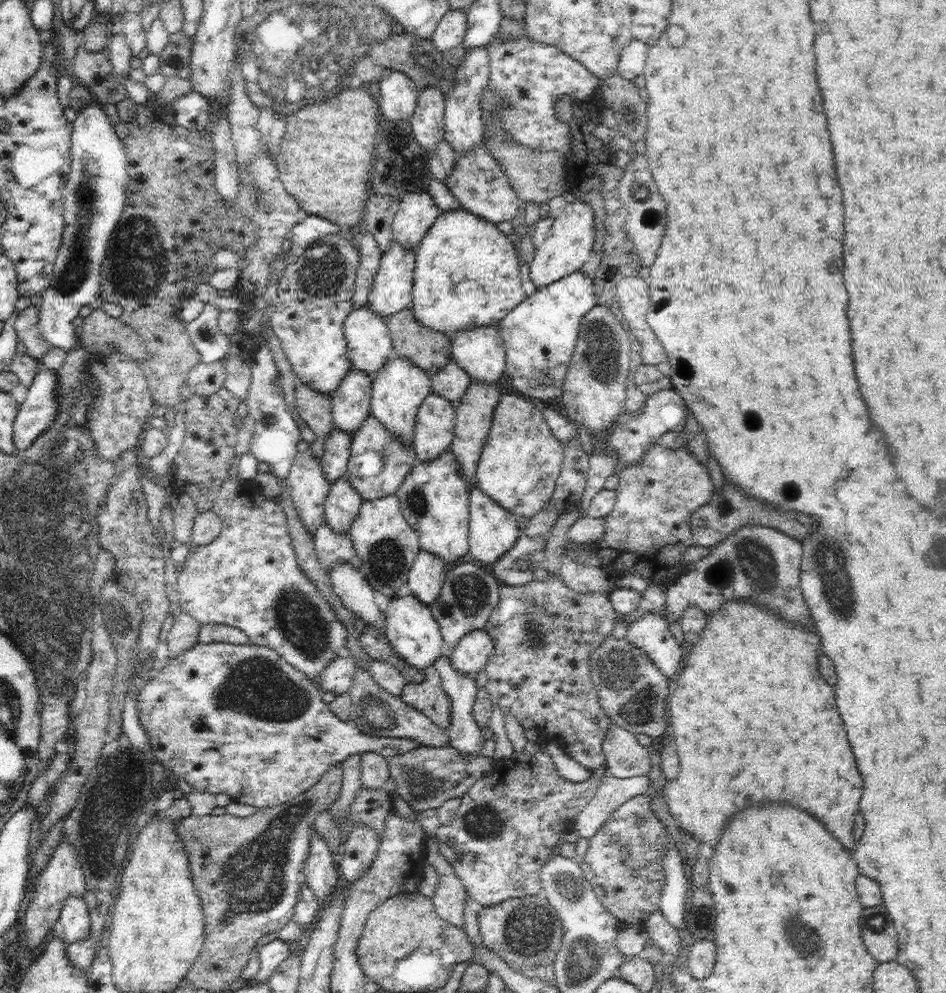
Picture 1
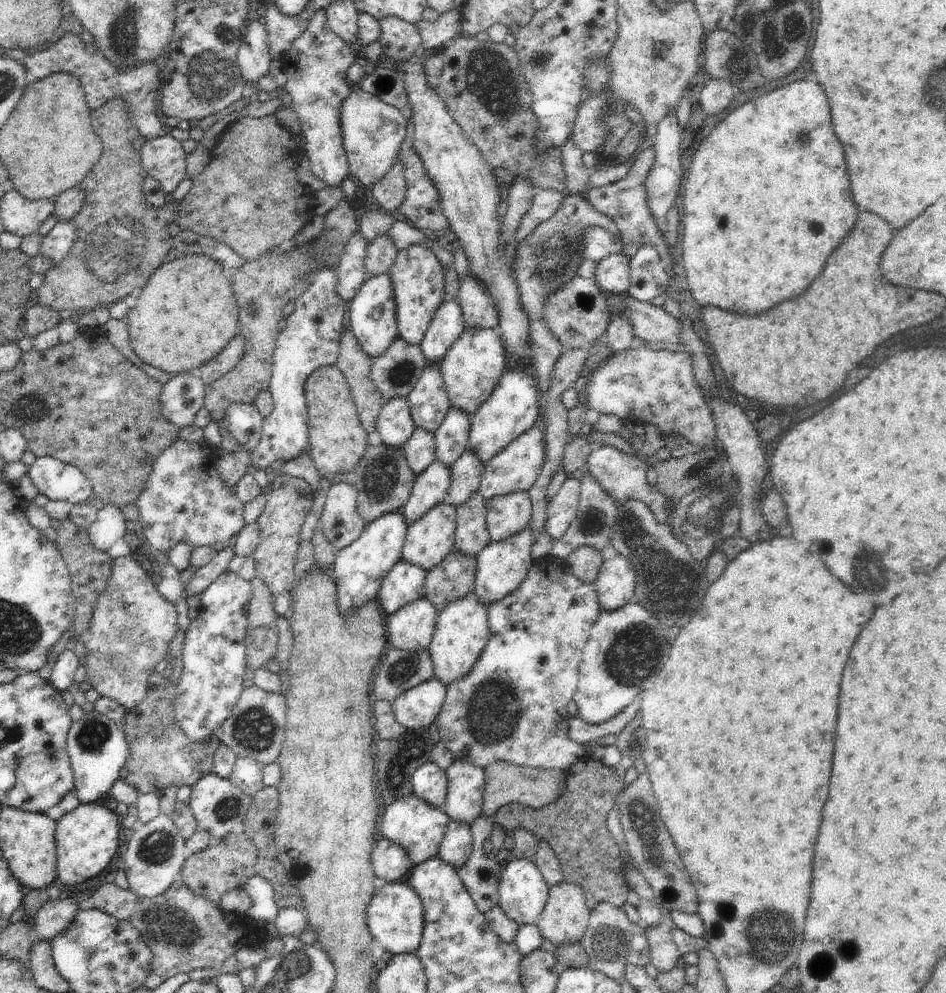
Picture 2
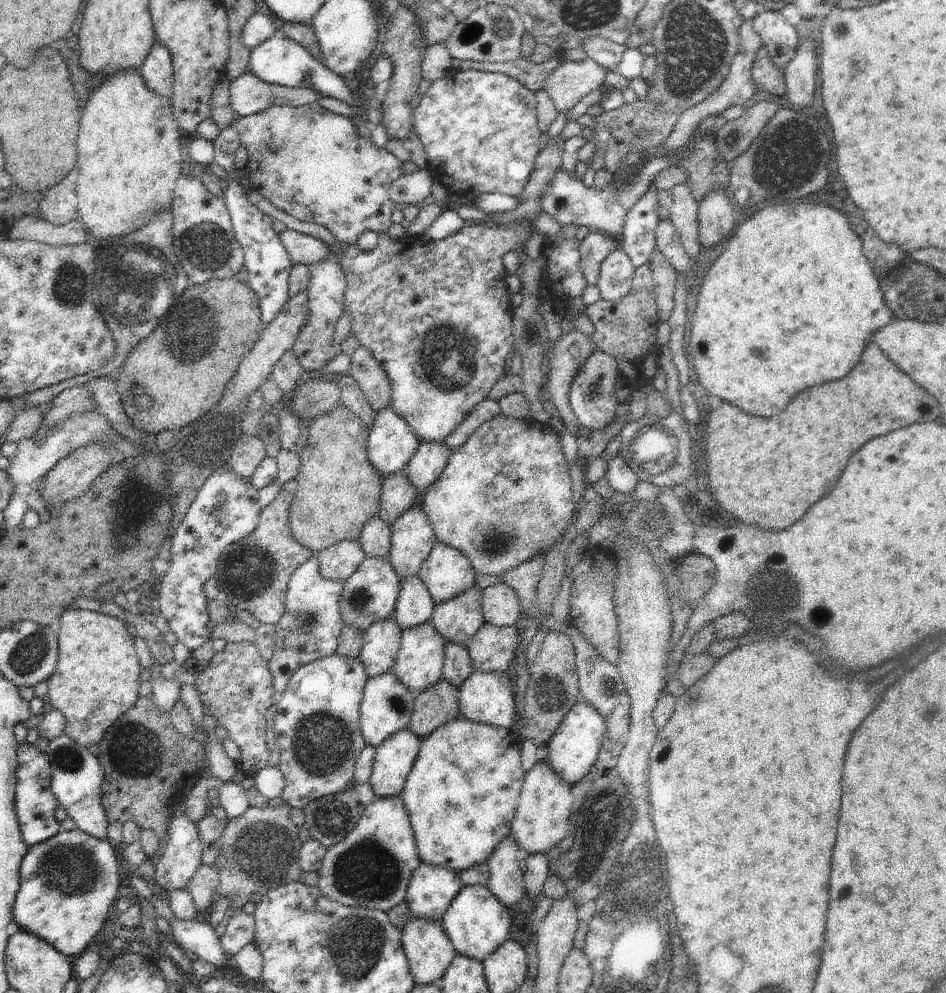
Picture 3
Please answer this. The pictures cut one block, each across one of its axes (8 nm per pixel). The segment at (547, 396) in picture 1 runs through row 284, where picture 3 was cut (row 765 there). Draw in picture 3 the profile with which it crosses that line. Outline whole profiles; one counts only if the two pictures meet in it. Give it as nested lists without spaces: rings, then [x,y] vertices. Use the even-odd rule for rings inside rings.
[[[577,702],[565,714],[558,728],[554,730],[551,741],[542,749],[542,760],[568,785],[577,785],[591,773],[599,755],[604,738],[607,736],[606,720],[602,712],[591,703]]]

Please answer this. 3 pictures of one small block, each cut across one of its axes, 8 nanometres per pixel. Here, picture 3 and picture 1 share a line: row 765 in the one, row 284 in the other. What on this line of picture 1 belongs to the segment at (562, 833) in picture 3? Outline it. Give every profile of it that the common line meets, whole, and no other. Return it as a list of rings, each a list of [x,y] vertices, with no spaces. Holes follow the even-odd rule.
[[[575,198],[574,202],[564,204],[560,214],[553,219],[550,232],[544,242],[536,247],[535,256],[530,263],[529,277],[536,288],[540,288],[564,276],[580,270],[582,265],[589,259],[590,253],[596,242],[596,216],[591,204]]]

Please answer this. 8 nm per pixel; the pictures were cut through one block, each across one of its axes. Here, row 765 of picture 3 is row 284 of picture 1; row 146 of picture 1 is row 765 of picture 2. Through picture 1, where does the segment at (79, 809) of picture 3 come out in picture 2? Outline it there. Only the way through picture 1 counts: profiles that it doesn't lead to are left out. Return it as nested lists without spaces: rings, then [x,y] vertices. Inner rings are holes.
[[[96,710],[85,712],[78,722],[71,722],[67,746],[74,776],[73,792],[78,796],[80,803],[98,802],[100,798],[111,793],[110,789],[119,779],[120,770],[129,756],[122,723],[110,720]]]

